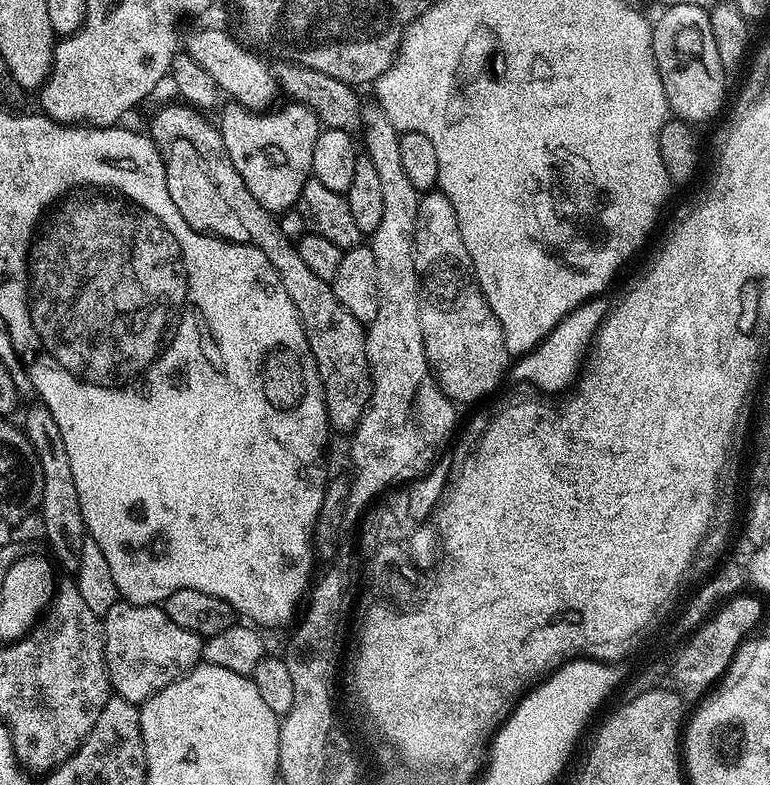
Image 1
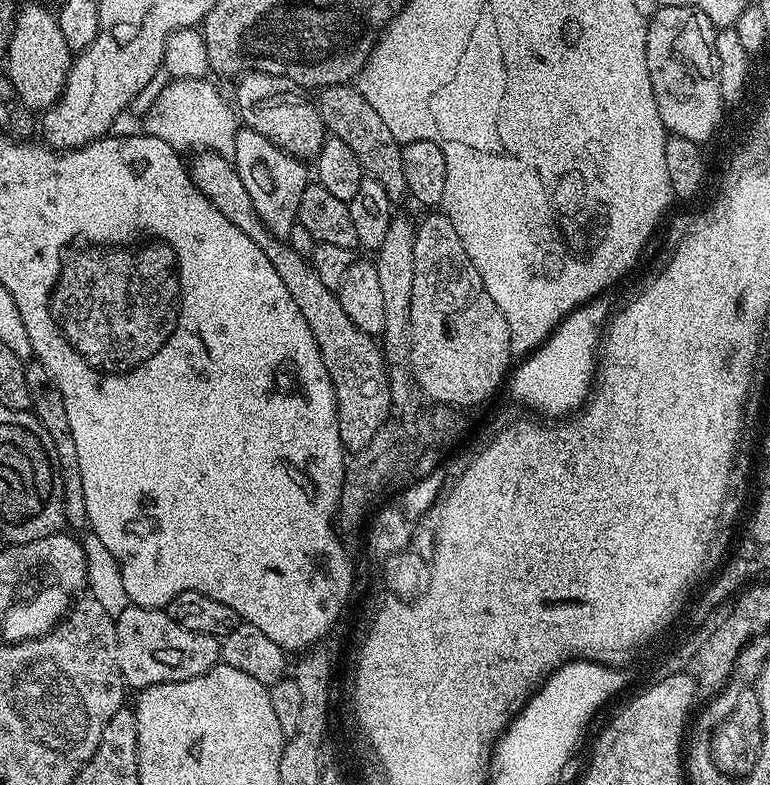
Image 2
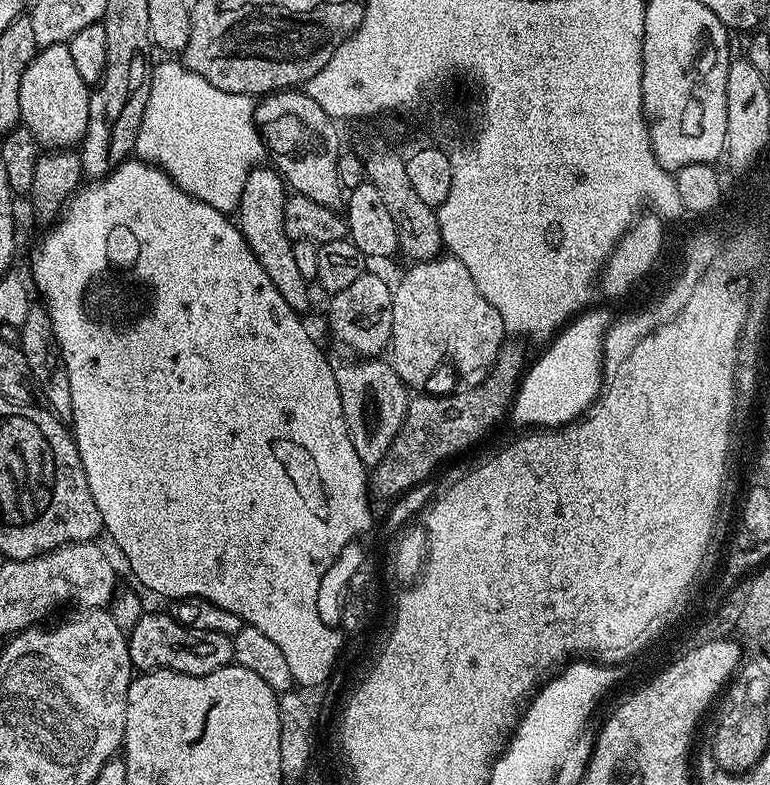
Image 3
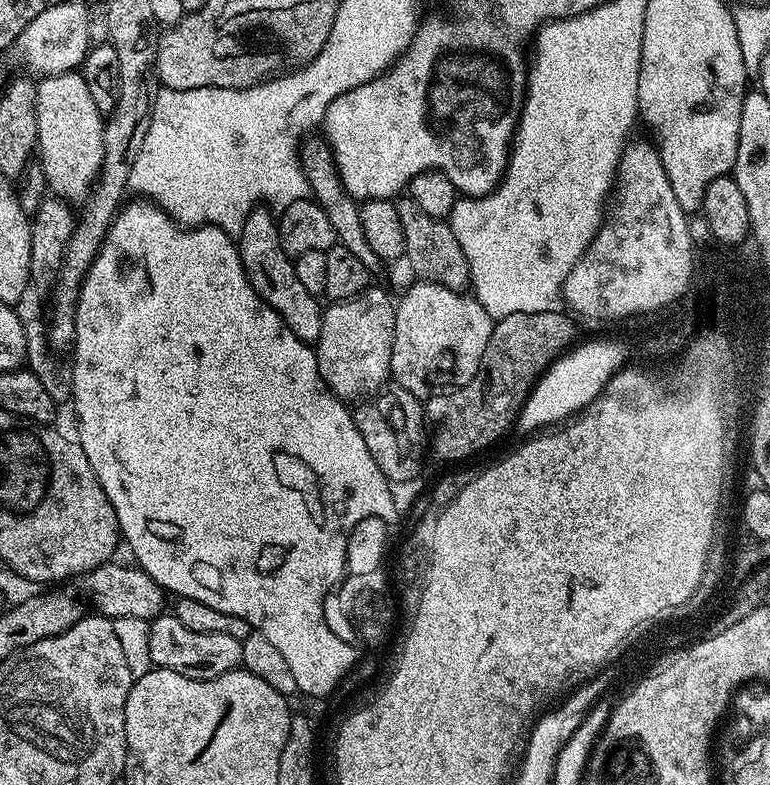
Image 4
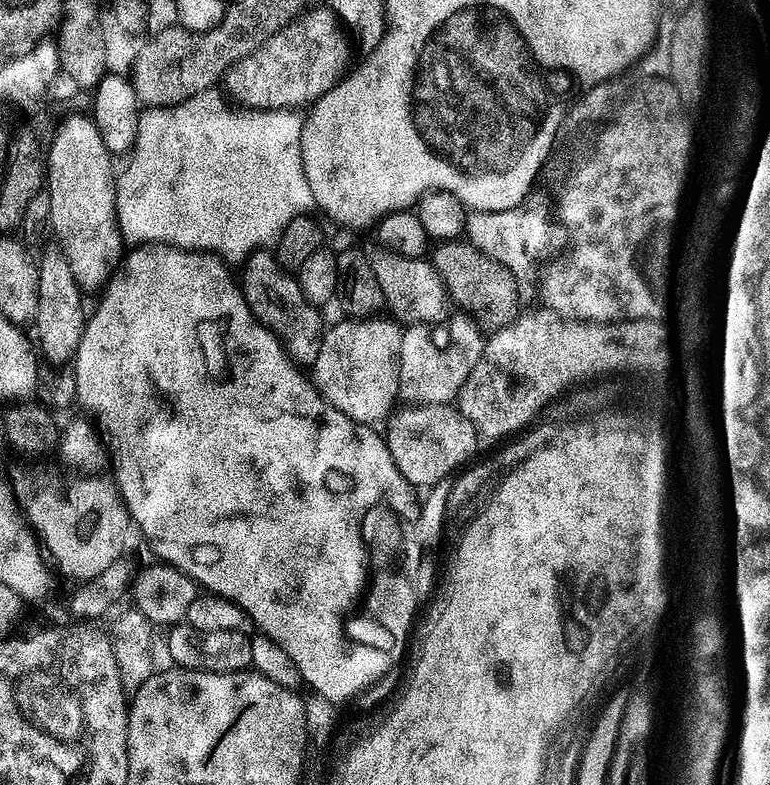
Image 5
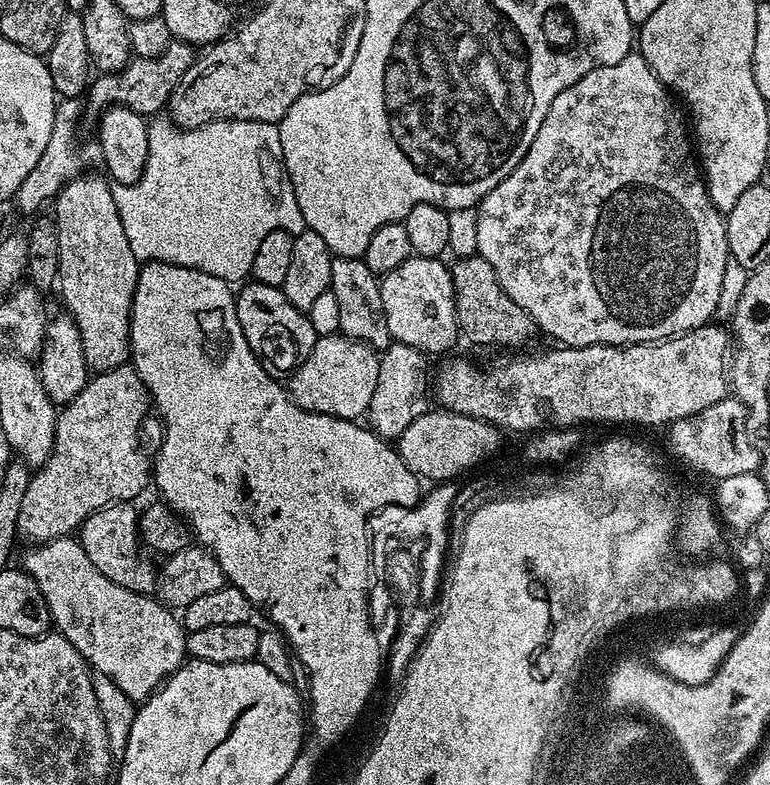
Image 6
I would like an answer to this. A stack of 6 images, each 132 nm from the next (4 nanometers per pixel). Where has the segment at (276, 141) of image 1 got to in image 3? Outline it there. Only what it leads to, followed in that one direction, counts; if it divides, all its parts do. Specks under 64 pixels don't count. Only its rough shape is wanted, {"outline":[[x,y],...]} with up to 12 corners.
{"outline":[[257,166],[242,186],[238,227],[295,312],[312,304],[284,229],[289,193]]}

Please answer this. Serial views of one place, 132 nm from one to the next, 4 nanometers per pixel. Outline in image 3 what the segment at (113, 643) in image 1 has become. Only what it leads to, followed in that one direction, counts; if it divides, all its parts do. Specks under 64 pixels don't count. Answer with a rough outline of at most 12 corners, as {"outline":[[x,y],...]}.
{"outline":[[145,611],[133,669],[205,676],[233,663],[231,636]]}

